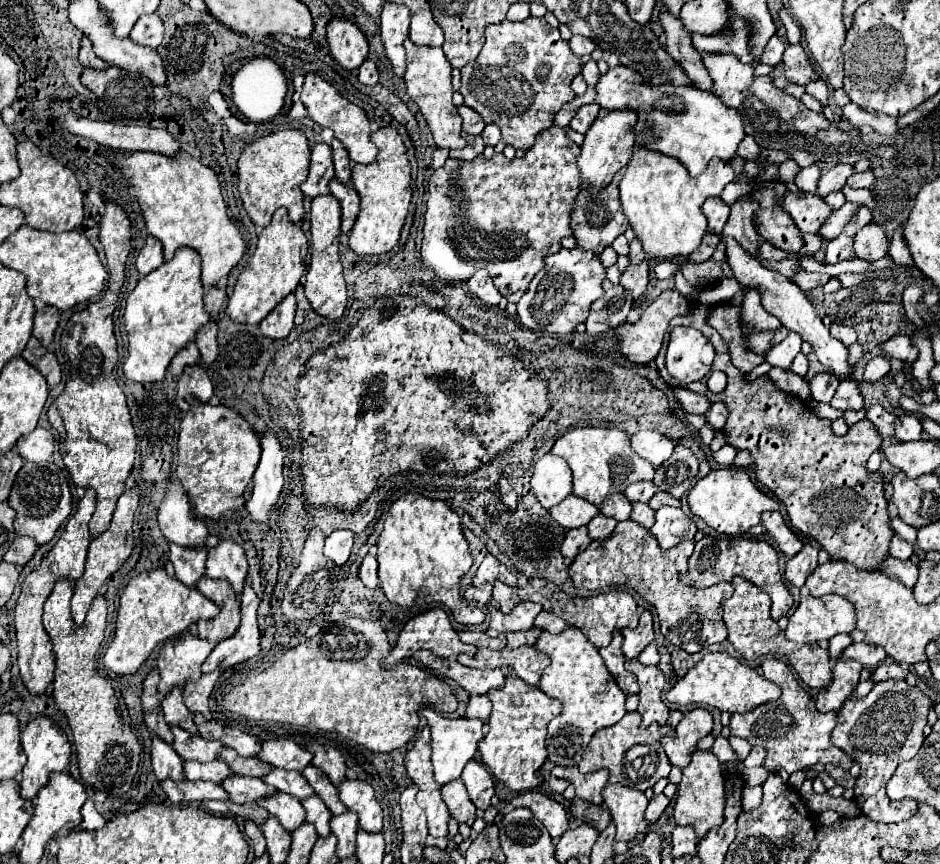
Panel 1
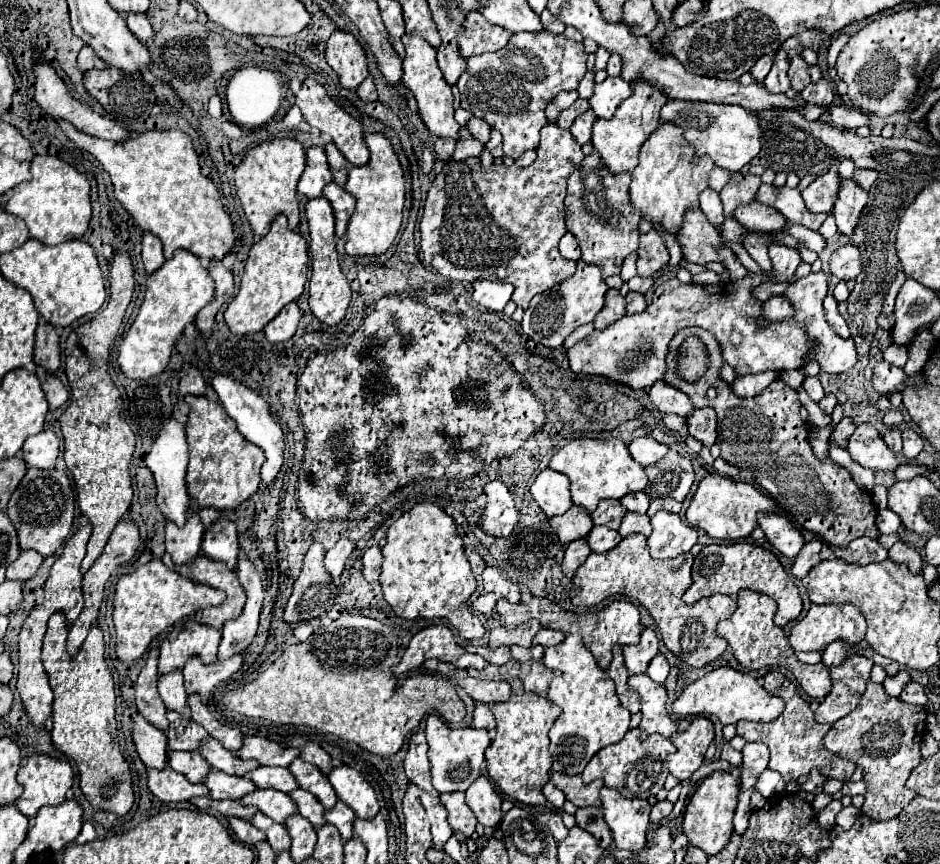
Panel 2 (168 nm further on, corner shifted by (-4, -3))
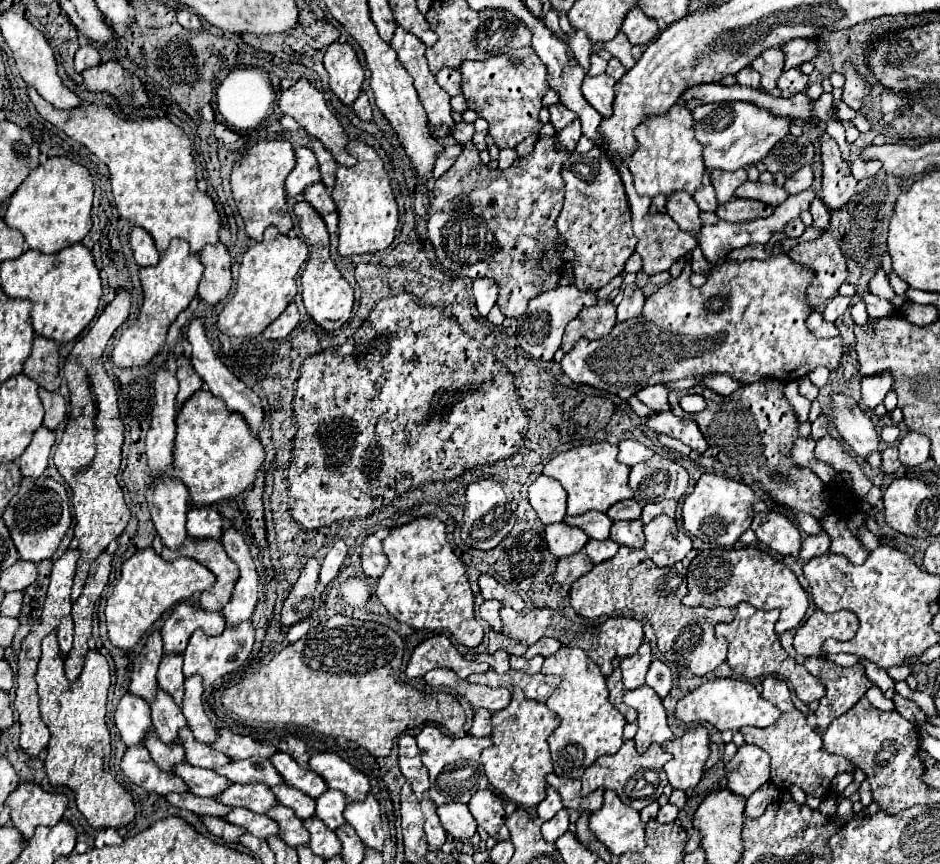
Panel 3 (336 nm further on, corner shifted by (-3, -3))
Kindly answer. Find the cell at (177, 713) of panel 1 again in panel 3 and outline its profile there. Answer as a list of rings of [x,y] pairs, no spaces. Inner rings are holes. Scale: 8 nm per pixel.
[[[165,656],[159,664],[157,682],[163,692],[167,692],[177,704],[183,704],[183,674],[181,674],[181,656]]]

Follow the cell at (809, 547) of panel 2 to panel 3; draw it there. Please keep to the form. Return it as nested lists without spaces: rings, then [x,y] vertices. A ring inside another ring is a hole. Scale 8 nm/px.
[[[817,534],[817,536],[807,536],[801,544],[801,552],[799,552],[799,558],[803,562],[809,562],[811,558],[815,556],[821,556],[825,552],[829,552],[829,536],[827,534]]]

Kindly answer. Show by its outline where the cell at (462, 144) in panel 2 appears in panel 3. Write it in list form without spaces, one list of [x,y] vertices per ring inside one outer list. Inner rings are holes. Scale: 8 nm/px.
[[[459,122],[459,124],[451,130],[451,136],[455,138],[455,142],[459,142],[459,144],[463,146],[465,140],[471,140],[471,138],[473,138],[473,124],[463,124],[463,122]]]

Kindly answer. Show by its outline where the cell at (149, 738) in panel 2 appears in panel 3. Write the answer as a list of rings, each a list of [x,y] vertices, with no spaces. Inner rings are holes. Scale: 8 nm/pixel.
[[[125,694],[115,710],[115,724],[127,748],[143,746],[147,732],[153,730],[149,704],[145,704],[145,700],[137,700],[137,696]]]

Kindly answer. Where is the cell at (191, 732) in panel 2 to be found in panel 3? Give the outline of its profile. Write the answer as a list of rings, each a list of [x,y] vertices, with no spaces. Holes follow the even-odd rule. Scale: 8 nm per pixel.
[[[157,692],[157,700],[151,704],[151,716],[155,734],[159,734],[165,744],[173,744],[179,738],[179,730],[187,726],[181,708],[167,696],[167,692]]]

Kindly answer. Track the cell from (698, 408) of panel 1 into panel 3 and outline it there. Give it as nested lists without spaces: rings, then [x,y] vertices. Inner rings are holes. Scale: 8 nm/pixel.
[[[655,384],[655,386],[647,386],[641,392],[637,392],[637,398],[651,408],[653,412],[667,412],[671,410],[669,398],[667,398],[667,388],[663,384]]]

